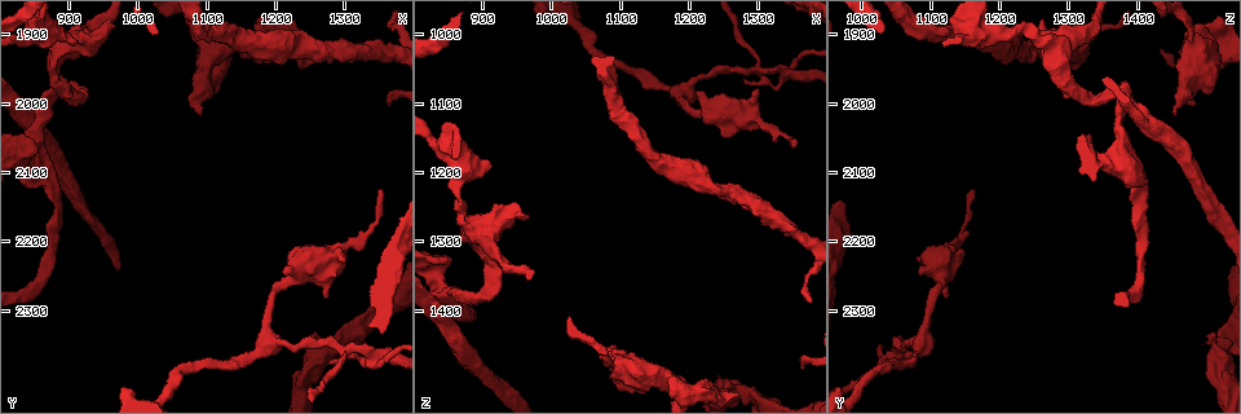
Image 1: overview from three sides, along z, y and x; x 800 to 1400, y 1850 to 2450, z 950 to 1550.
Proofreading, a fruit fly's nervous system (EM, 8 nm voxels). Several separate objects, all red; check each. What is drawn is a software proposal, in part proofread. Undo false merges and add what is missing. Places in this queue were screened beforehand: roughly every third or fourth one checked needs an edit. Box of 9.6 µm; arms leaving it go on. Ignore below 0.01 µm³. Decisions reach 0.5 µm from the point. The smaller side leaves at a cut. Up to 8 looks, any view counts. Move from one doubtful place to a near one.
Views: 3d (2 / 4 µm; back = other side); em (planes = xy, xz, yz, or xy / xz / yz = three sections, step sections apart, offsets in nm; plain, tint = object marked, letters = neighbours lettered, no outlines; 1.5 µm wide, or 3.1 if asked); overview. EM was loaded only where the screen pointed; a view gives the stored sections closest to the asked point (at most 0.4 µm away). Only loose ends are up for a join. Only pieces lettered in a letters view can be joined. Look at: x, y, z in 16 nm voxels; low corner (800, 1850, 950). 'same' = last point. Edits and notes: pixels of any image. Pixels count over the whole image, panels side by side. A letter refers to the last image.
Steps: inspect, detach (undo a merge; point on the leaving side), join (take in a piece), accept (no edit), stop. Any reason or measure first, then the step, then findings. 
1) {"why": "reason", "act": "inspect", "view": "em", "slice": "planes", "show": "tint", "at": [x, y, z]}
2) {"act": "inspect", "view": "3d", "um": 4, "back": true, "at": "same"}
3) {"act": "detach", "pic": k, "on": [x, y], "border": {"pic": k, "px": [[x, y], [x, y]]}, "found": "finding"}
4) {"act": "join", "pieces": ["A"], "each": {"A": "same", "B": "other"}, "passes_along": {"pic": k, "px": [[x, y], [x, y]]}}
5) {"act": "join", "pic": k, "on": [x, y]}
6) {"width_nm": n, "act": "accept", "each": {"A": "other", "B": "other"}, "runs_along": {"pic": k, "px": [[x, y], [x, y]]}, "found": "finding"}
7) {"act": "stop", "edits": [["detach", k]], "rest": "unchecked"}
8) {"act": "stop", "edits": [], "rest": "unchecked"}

{"why": "sharp bend", "act": "inspect", "view": "3d", "um": 2, "at": [1345, 2380, 1045]}

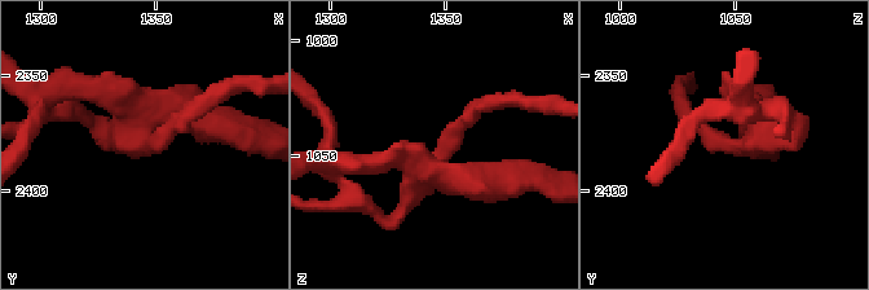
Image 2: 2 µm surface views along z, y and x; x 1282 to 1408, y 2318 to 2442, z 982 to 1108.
{"why": "need the tissue", "act": "inspect", "view": "em", "slice": "planes", "show": "letters", "at": [1347, 2380, 1048]}

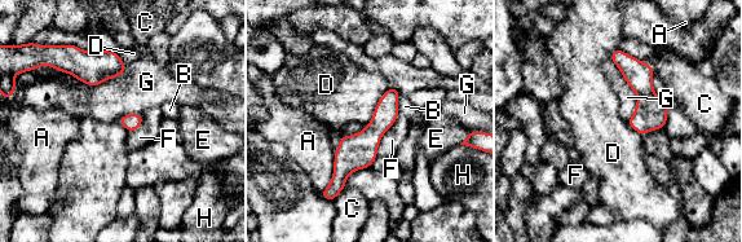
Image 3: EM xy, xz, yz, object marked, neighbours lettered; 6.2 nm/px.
{"width_nm": 100, "act": "detach", "pic": 3, "on": [650, 113], "each": {"A": "other", "B": "other", "C": "other", "D": "other", "E": "other", "F": "other", "G": "other", "H": "other"}, "border": {"pic": 3, "px": [[653, 91], [637, 96]]}, "found": "a second neuron is stuck on"}

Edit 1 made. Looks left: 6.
{"act": "inspect", "view": "3d", "um": 4, "at": [1250, 2335, 1505]}

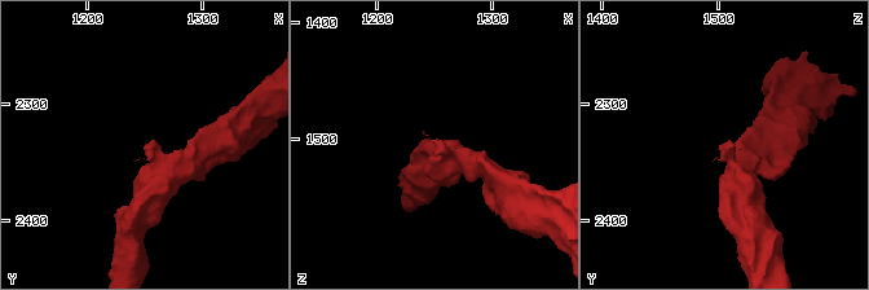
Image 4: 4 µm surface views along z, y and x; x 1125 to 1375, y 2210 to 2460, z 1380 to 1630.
{"why": "shape alone is not enough", "act": "inspect", "view": "em", "slice": "planes", "show": "letters", "at": [1252, 2336, 1502]}

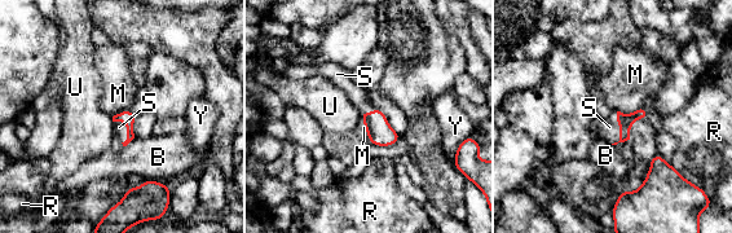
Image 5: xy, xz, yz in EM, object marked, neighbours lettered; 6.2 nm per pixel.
{"act": "join", "pieces": ["S"], "each": {"B": "other", "M": "other", "R": "other", "S": "same", "U": "other", "Y": "other"}, "passes_along": {"pic": 5, "px": [[625, 121], [620, 130], [609, 130]]}, "found": "the neuron continues"}

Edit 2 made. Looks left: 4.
{"why": "branch stops here", "act": "inspect", "view": "3d", "um": 2, "at": [895, 1895, 1205]}

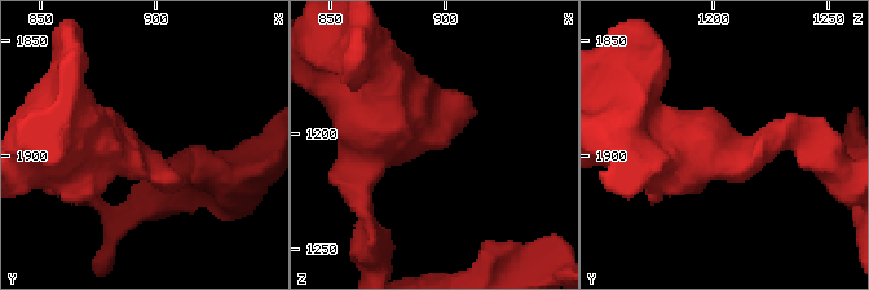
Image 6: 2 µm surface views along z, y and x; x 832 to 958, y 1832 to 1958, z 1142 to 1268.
{"act": "inspect", "view": "em", "slice": "xz", "step": 8, "show": "tint", "at": [892, 1893, 1204]}

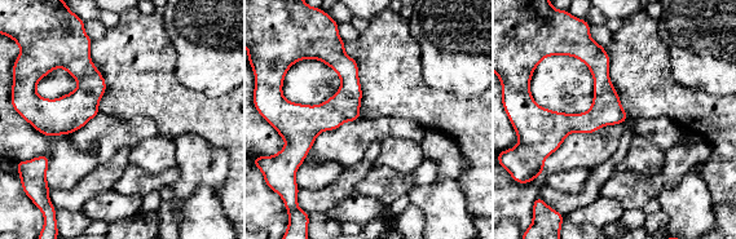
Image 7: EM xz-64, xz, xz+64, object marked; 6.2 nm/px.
{"act": "inspect", "view": "em", "slice": "planes", "show": "letters", "at": "same"}

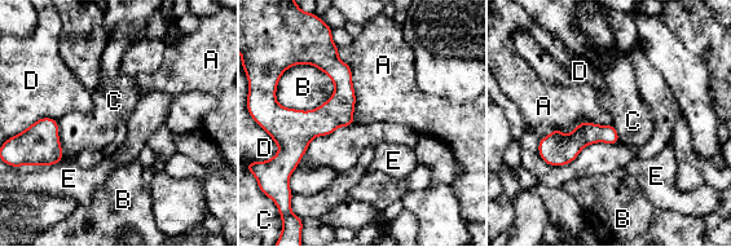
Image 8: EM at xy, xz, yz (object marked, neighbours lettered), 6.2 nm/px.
{"longest_contact_nm": ["A", 480], "act": "accept", "each": {"A": "other", "B": "other", "C": "other", "D": "other", "E": "other"}, "border": {"pic": 8, "px": [[338, 48], [351, 70], [356, 123]]}, "found": "no lettered piece goes on from it"}

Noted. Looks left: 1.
{"act": "stop", "edits": [["detach", 3], ["join", 5]], "rest": "unchecked"}

